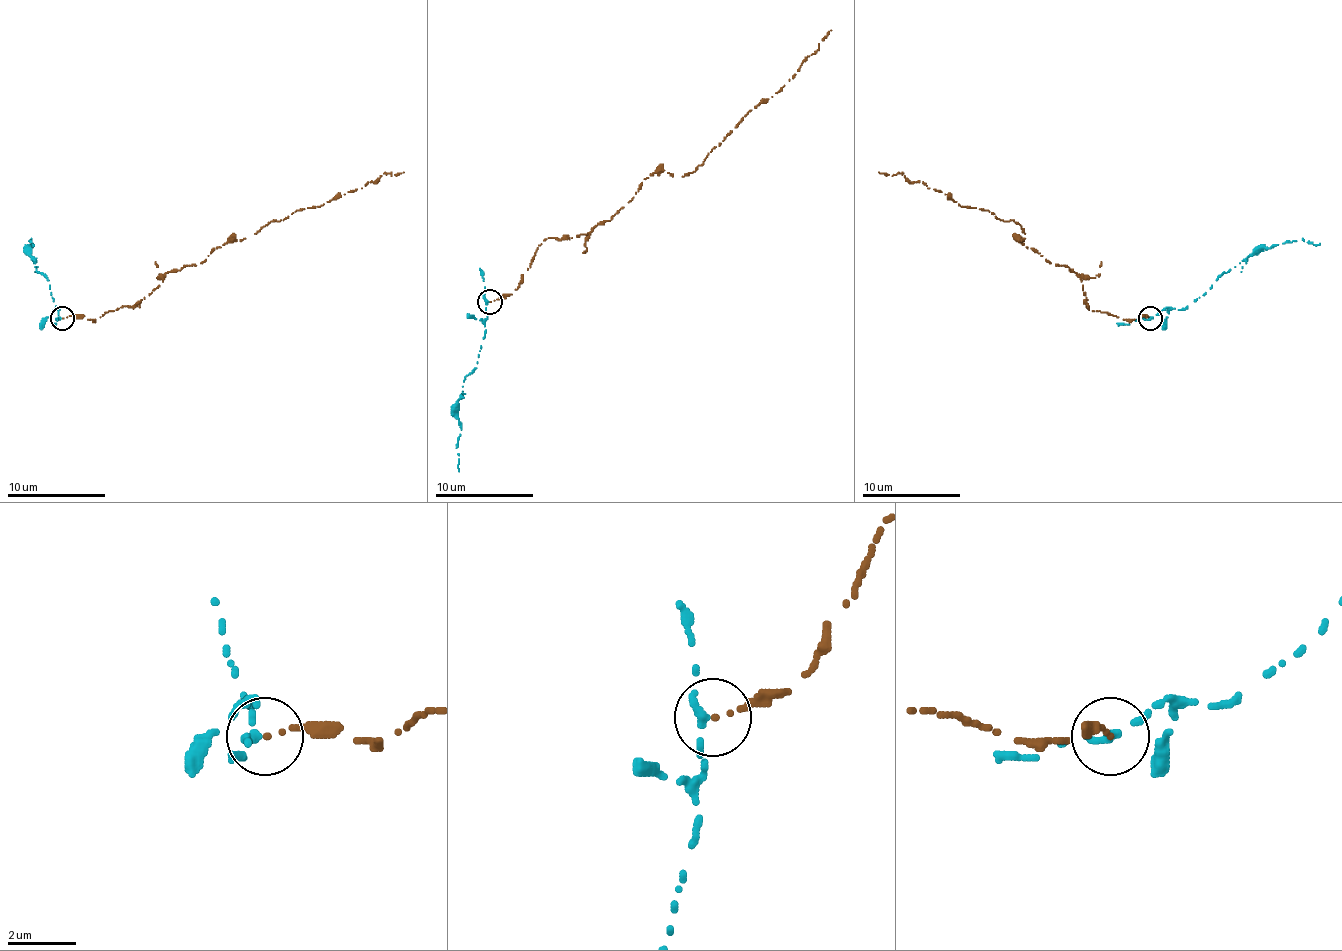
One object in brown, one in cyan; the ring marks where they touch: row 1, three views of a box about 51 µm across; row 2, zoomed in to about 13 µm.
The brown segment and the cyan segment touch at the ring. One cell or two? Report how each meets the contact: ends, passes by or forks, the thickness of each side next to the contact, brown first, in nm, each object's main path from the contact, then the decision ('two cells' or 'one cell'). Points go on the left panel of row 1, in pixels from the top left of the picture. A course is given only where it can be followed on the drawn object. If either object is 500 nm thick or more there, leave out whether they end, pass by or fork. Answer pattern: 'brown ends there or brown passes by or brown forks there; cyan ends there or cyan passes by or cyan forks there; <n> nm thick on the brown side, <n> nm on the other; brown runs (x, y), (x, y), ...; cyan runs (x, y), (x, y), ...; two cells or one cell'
brown ends there; cyan passes by; 110 nm thick on the brown side, 180 nm on the other; brown runs (61, 319), (91, 319), (135, 306), (162, 277), (204, 262), (214, 247), (322, 206), (383, 174), (403, 171); cyan runs (61, 319), (49, 279), (37, 272), (29, 247), (34, 245), (29, 240), (32, 243); two cells

